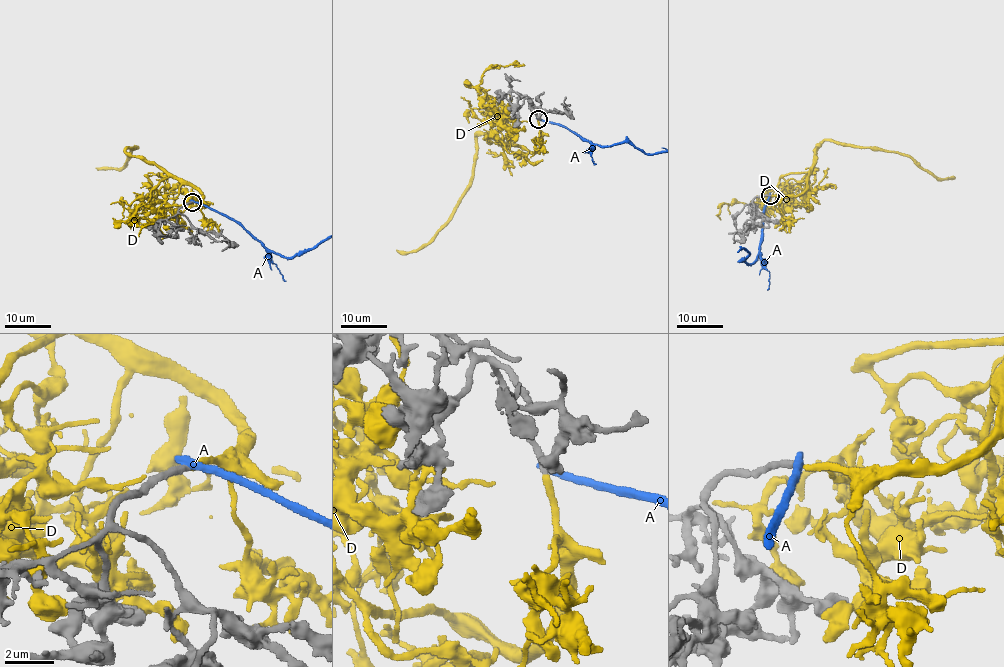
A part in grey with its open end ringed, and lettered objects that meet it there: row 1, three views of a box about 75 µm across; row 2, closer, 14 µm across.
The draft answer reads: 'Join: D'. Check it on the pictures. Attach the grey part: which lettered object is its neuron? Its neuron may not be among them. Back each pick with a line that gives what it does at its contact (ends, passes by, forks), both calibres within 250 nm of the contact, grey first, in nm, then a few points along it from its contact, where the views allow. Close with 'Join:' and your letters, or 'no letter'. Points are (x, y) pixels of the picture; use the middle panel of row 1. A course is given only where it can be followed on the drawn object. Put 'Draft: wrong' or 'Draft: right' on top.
Draft: right
D: It ends there. Thickness 300 nm (grey) against 260 nm. Its course: (537, 120), (541, 145), (533, 152), (478, 134), (471, 184), (454, 215), (425, 245), (407, 252), (396, 249)
Join: D

